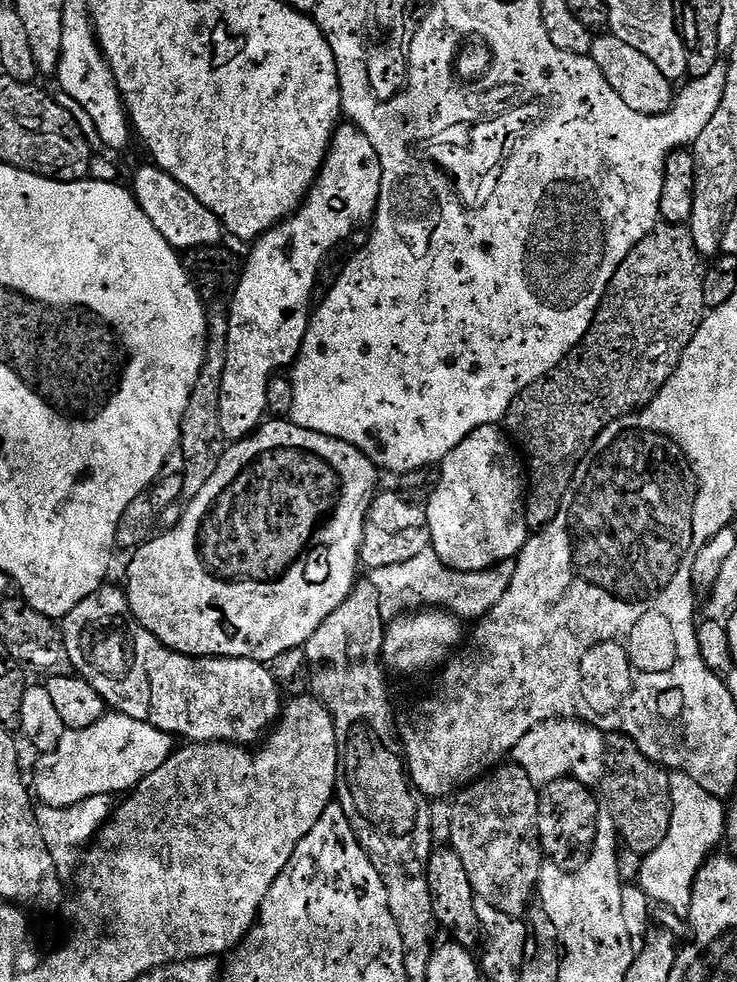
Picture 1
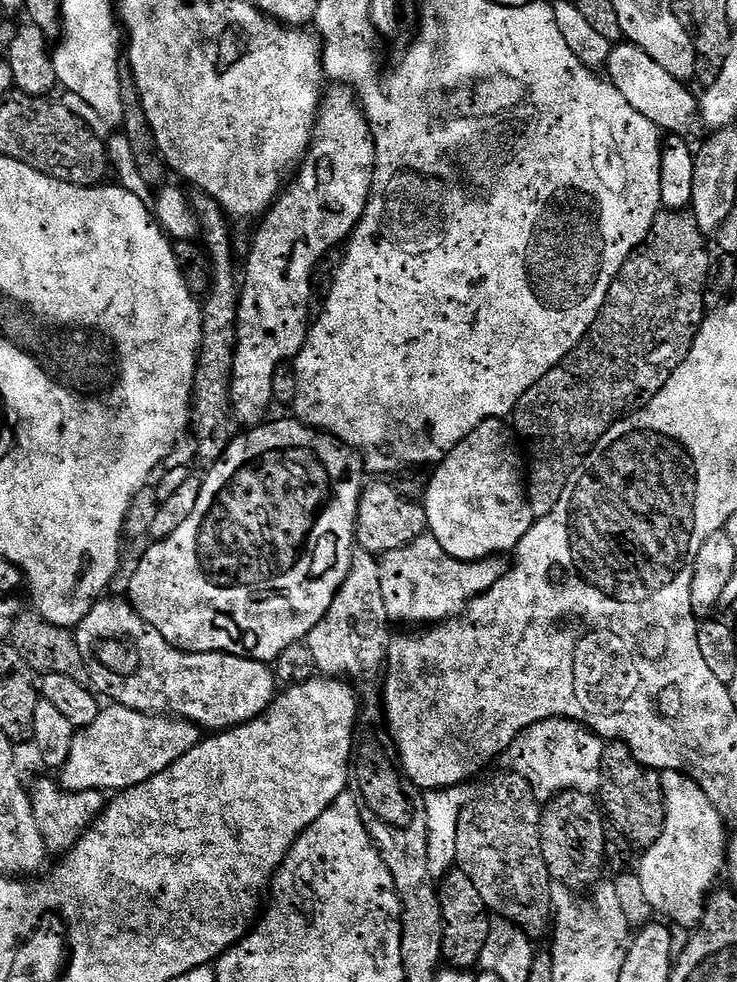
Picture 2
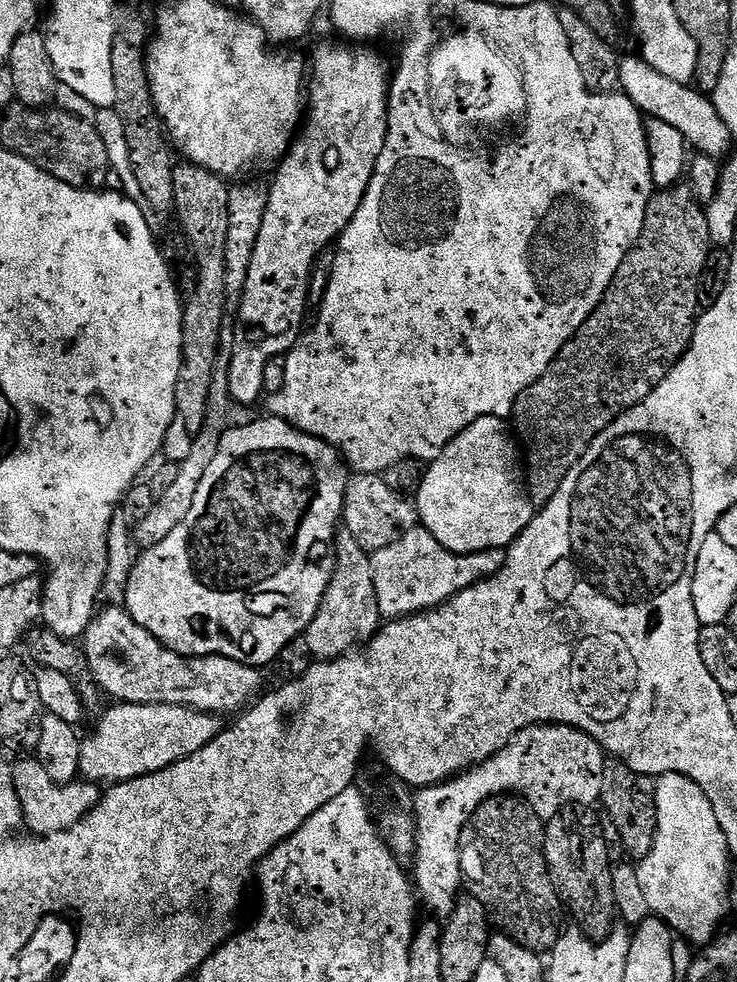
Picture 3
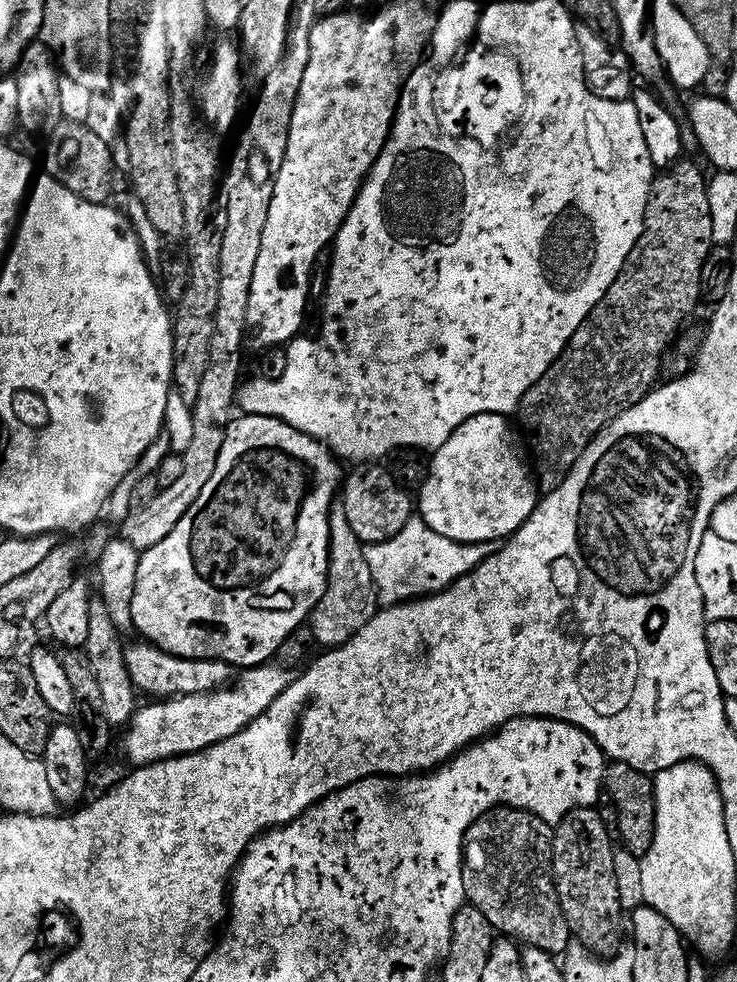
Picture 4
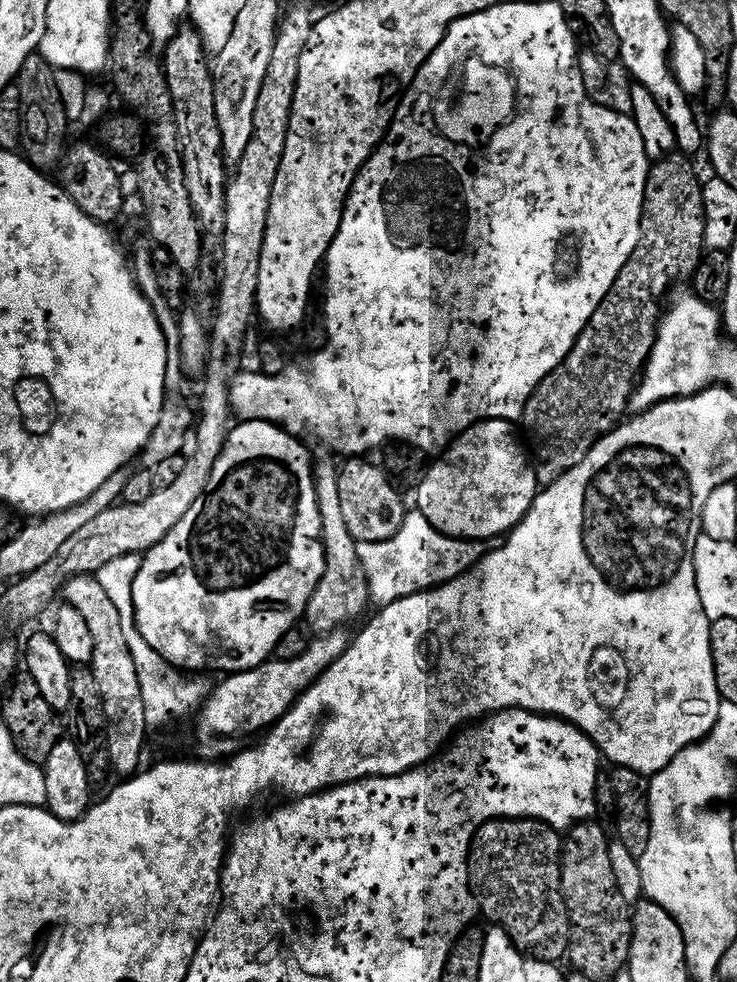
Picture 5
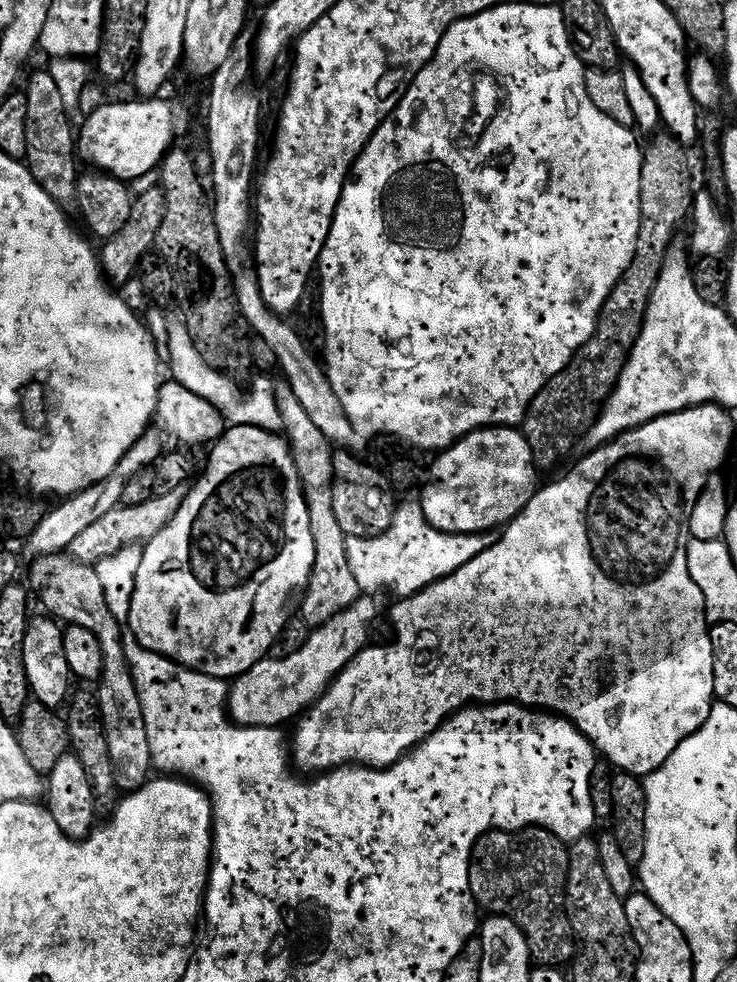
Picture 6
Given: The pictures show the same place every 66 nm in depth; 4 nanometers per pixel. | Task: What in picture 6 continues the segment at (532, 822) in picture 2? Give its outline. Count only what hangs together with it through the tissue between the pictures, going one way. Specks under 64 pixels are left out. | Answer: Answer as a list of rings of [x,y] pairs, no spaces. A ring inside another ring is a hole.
[[[525,828],[519,832],[487,832],[472,851],[470,886],[477,905],[497,916],[509,916],[524,931],[533,961],[540,966],[564,966],[575,957],[578,941],[572,934],[568,914],[569,845],[545,828]]]

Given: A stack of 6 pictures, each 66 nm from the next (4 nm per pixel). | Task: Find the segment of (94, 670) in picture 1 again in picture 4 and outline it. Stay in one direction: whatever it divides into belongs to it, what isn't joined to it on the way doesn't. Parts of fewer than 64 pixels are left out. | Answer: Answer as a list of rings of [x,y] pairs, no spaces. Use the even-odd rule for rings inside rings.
[[[147,642],[139,643],[125,651],[124,665],[128,667],[137,693],[144,695],[145,692],[152,696],[148,698],[207,696],[211,692],[221,691],[233,679],[234,669],[231,664],[223,664],[220,660],[183,660]]]

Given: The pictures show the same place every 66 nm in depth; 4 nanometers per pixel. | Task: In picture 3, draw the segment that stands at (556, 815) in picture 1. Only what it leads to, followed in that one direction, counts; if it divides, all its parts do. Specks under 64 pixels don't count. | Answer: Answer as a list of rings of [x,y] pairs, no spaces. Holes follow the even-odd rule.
[[[569,806],[563,808],[554,819],[547,821],[545,830],[544,830],[544,853],[546,854],[546,862],[548,863],[548,873],[550,874],[550,878],[552,879],[552,885],[554,886],[554,890],[560,896],[560,903],[563,905],[565,909],[568,908],[572,911],[572,916],[577,925],[583,931],[587,932],[589,937],[593,941],[600,942],[605,939],[613,931],[614,925],[612,925],[612,916],[614,920],[614,913],[616,912],[616,903],[614,902],[614,886],[612,885],[612,869],[614,865],[610,862],[610,858],[607,857],[606,843],[602,834],[602,826],[599,824],[599,818],[595,811],[593,811],[591,807],[588,806]]]

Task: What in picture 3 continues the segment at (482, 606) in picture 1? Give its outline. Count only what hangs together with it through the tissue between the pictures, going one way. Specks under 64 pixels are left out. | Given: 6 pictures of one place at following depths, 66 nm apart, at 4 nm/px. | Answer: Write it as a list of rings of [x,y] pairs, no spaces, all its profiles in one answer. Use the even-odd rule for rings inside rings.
[[[423,526],[407,532],[398,542],[371,553],[371,569],[381,619],[397,620],[428,611],[452,599],[480,580],[487,580],[505,564],[505,548],[456,553],[444,546]]]

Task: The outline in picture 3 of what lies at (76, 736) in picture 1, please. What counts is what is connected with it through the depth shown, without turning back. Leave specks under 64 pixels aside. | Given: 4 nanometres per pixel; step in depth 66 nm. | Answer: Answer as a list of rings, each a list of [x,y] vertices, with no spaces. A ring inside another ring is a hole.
[[[117,703],[96,724],[89,736],[83,737],[80,746],[80,776],[85,781],[101,786],[120,784],[158,770],[166,770],[174,762],[184,760],[190,754],[198,754],[202,746],[211,742],[222,731],[221,717],[210,712],[199,712],[196,708],[183,708],[169,704],[125,704]]]

